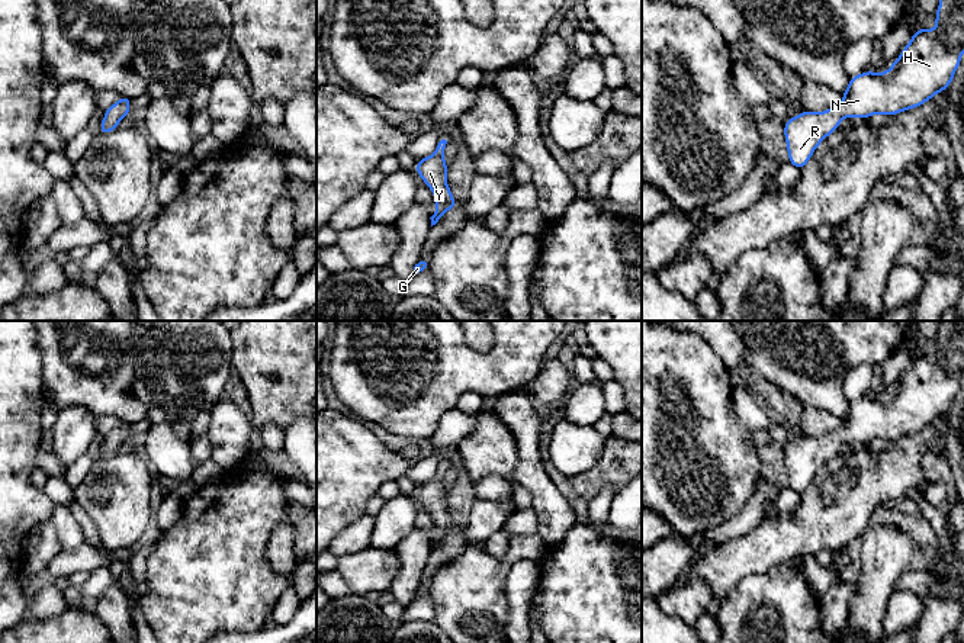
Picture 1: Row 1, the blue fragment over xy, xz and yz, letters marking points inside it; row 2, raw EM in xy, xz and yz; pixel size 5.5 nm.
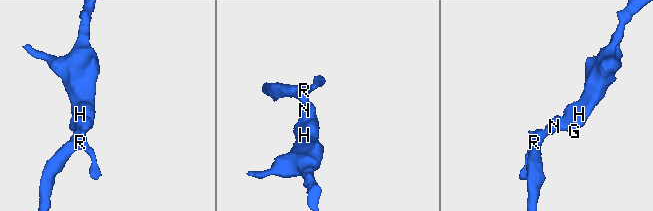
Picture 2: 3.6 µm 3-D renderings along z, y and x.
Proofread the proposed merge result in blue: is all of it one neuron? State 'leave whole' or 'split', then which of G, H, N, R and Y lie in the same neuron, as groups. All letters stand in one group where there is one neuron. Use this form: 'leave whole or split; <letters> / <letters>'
leave whole; G H N R Y

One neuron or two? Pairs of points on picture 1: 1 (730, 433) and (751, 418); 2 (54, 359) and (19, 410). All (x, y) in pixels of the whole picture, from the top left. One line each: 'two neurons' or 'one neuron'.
1: two neurons
2: two neurons

